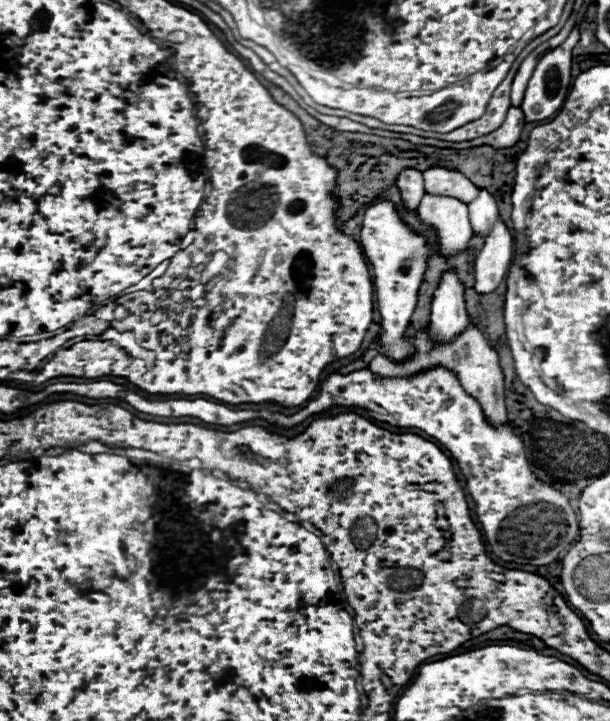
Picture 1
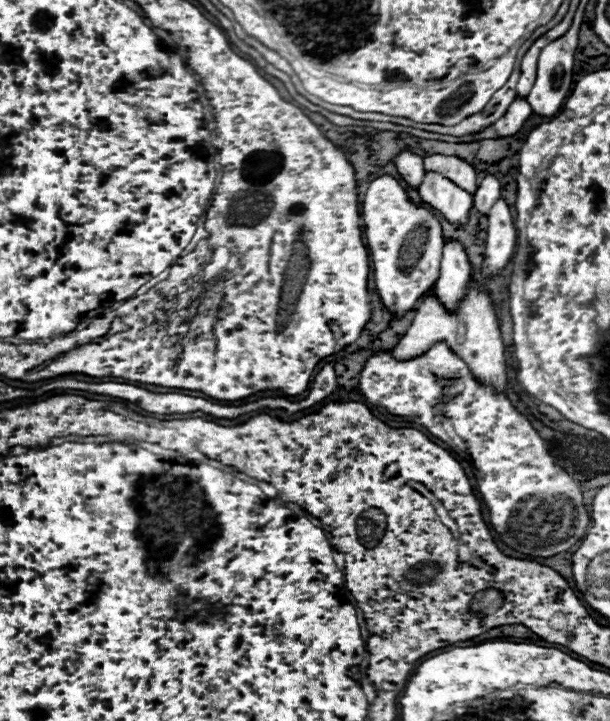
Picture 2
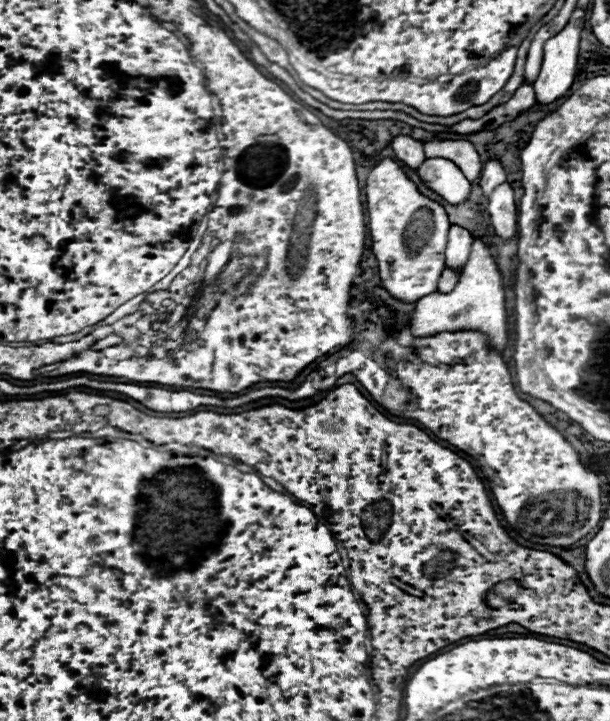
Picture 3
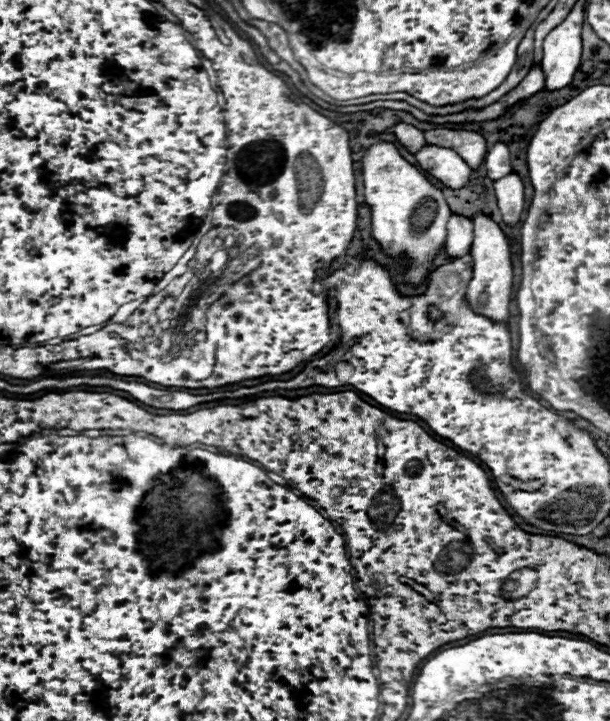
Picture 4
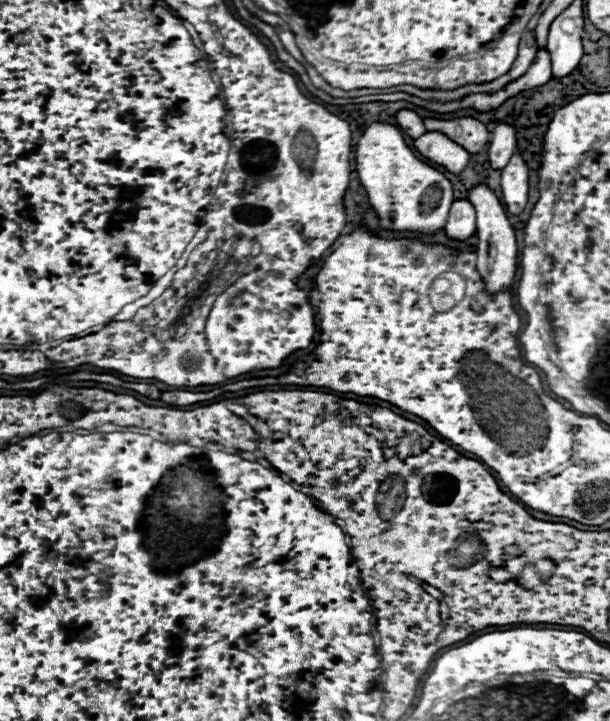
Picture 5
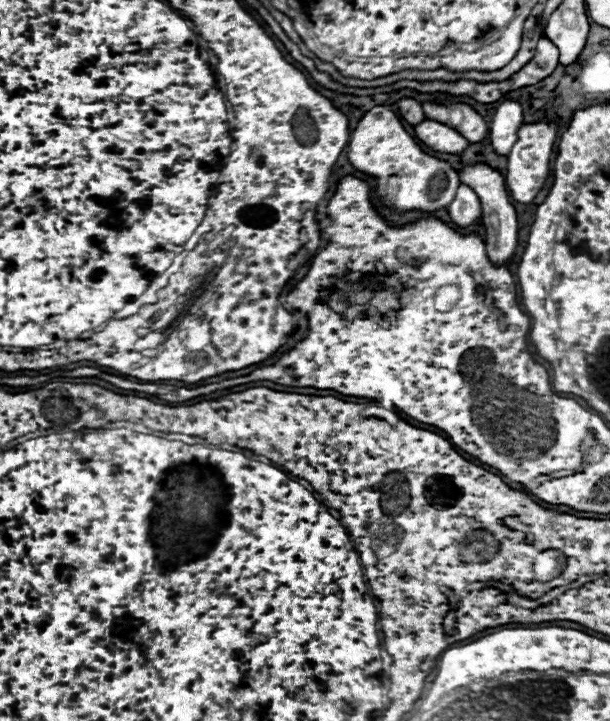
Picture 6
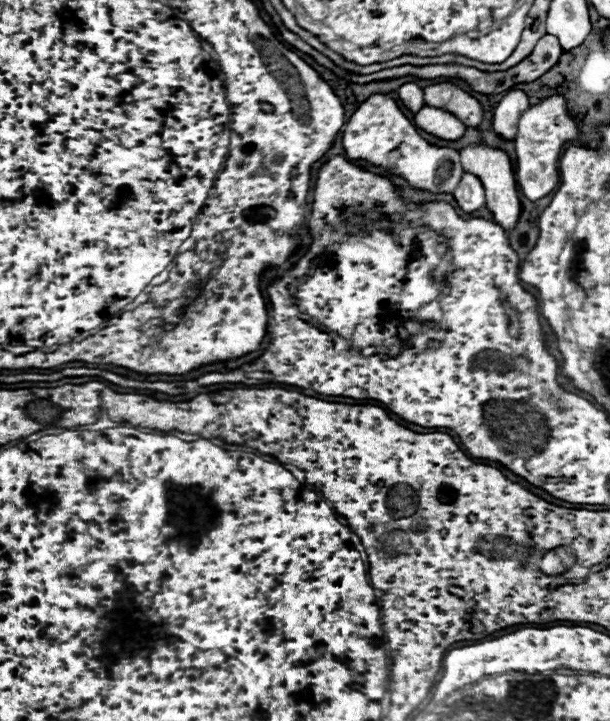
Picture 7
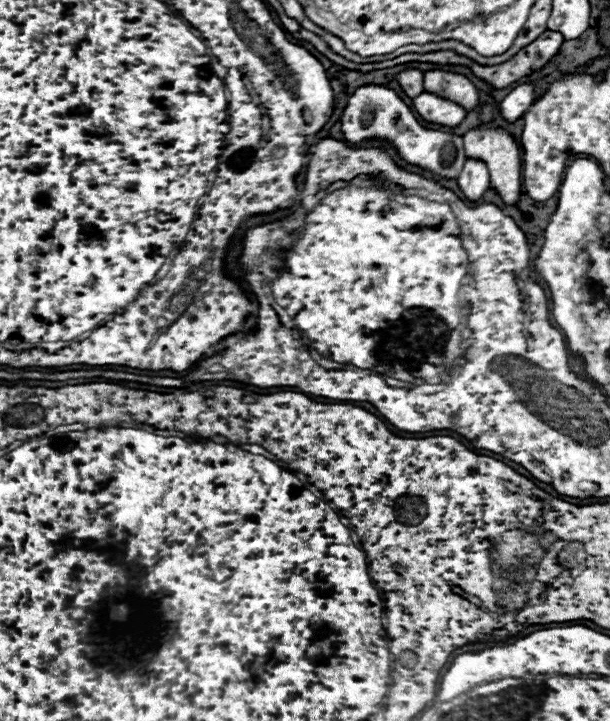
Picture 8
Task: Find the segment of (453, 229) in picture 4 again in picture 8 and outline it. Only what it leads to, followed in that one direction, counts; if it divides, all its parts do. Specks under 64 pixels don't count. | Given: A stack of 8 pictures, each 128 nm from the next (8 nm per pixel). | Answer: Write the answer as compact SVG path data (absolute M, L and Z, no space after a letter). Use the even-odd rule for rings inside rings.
M468 158L464 162L464 168L458 176L458 186L462 190L462 194L470 200L470 202L476 202L482 198L482 194L488 190L490 186L490 176L488 176L488 170L484 166L484 162L480 160L472 160Z

